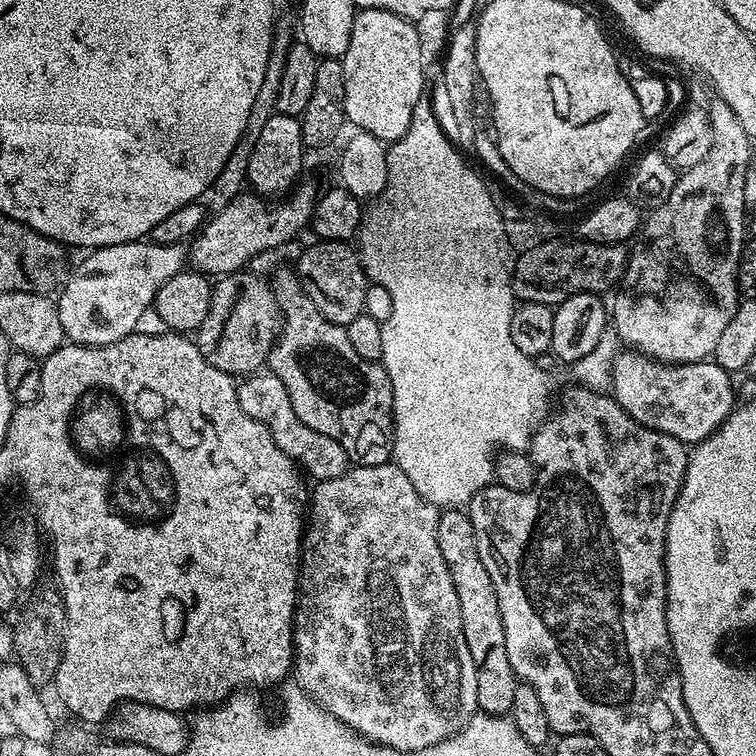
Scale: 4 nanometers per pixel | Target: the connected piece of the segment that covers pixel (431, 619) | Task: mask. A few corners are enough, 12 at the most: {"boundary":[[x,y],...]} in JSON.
{"boundary":[[310,492],[294,684],[401,754],[478,709],[436,505]]}

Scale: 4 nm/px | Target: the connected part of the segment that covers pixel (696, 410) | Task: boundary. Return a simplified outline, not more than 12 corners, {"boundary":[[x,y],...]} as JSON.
{"boundary":[[624,350],[611,395],[642,426],[695,446],[737,403],[715,362]]}

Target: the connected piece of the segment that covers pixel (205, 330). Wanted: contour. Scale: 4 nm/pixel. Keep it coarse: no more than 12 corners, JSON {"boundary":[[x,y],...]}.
{"boundary":[[219,281],[196,340],[233,378],[259,373],[282,331],[269,281]]}

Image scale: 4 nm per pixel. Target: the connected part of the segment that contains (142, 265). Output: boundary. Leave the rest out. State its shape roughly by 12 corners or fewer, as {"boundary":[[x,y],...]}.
{"boundary":[[184,244],[93,249],[57,297],[74,344],[136,331]]}

